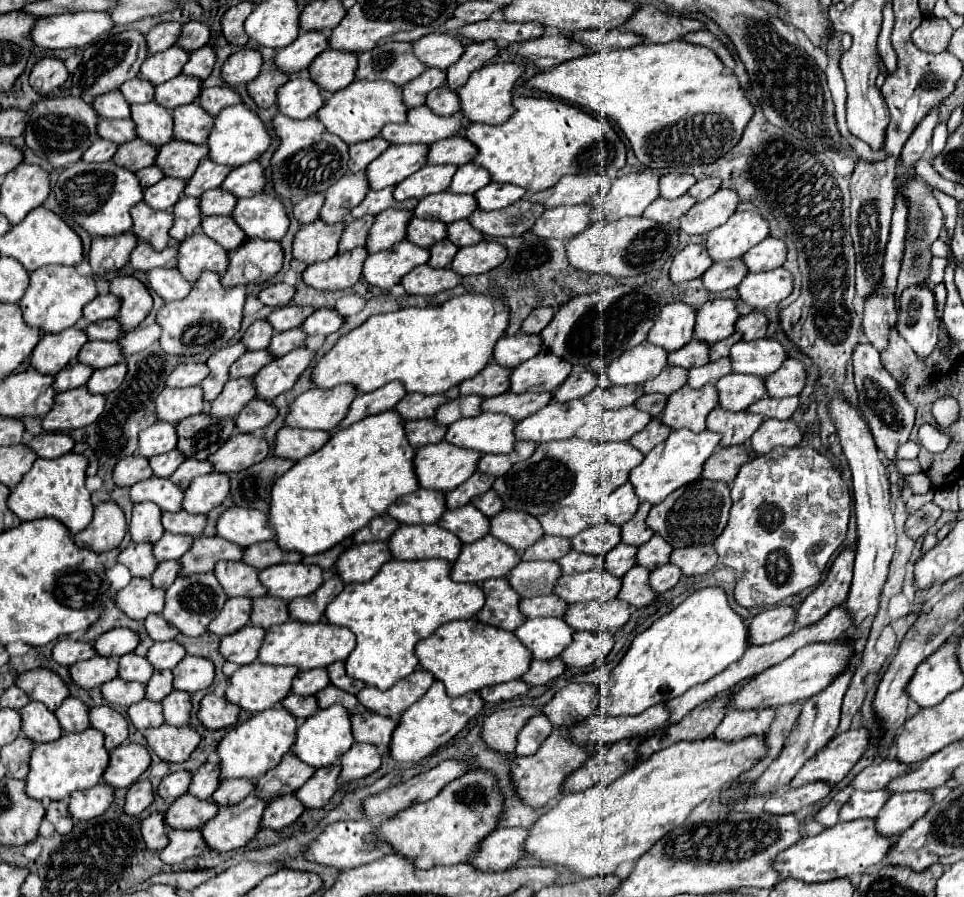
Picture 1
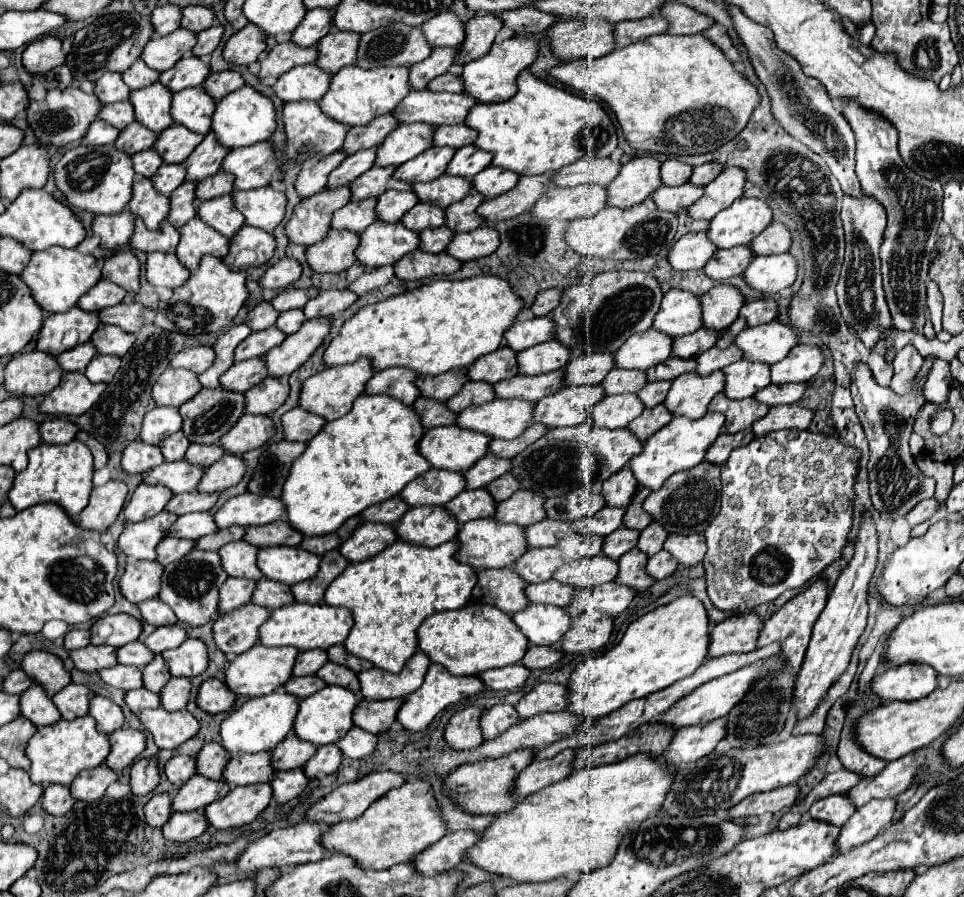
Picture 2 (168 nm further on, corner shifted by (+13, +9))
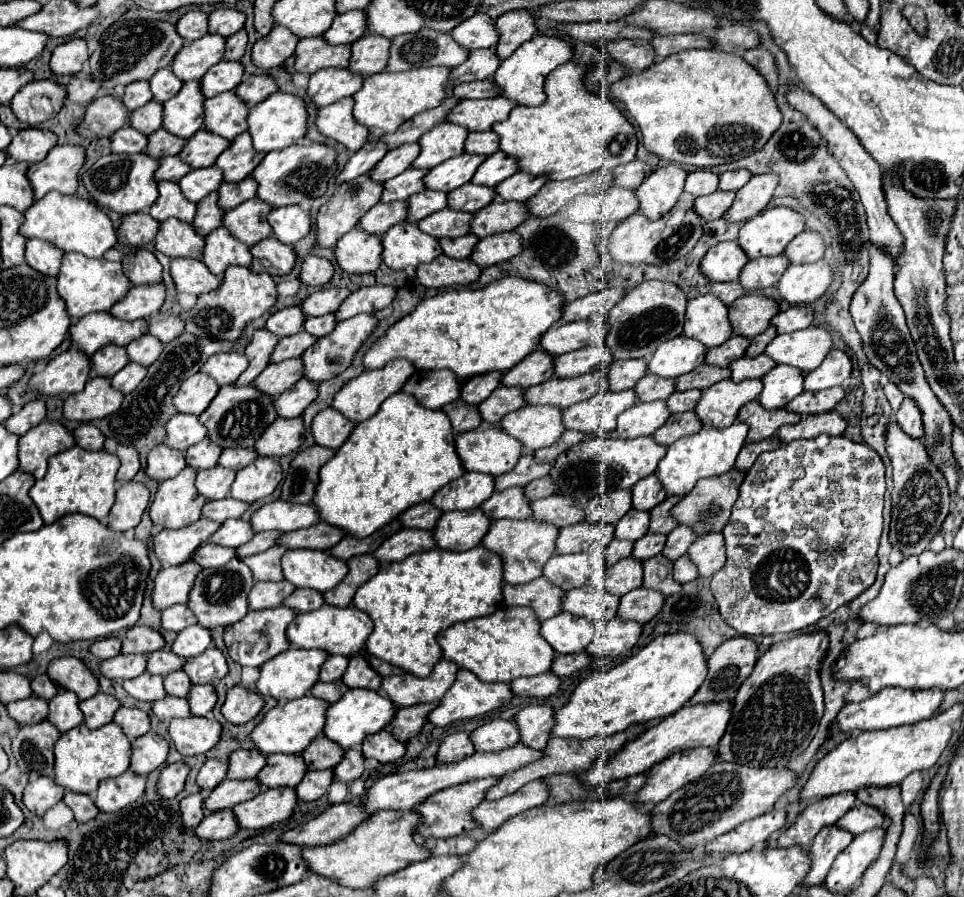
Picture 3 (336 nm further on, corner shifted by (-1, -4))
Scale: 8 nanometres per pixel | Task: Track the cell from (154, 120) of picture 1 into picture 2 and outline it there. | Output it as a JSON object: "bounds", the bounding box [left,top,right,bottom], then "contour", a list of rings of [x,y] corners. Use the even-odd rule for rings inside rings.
{"bounds":[130,82,174,134],"contour":[[[154,82],[144,90],[134,90],[130,94],[130,102],[136,110],[136,120],[146,128],[160,134],[174,124],[174,120],[170,118],[172,92],[166,90],[166,86],[162,86],[160,82]]]}

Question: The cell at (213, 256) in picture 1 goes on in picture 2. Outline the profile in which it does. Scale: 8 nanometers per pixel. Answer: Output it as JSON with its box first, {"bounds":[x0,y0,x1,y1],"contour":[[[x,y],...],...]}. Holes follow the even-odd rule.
{"bounds":[176,216,230,272],"contour":[[[196,216],[186,226],[180,228],[180,244],[176,248],[176,254],[182,260],[182,264],[186,264],[194,272],[202,256],[212,254],[224,258],[228,254],[228,248],[230,248],[230,240],[218,234],[212,226],[206,226]]]}

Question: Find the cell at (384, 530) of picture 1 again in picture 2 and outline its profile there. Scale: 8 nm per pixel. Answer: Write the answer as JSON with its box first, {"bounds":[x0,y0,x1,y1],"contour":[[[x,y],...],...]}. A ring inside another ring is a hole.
{"bounds":[362,496,408,524],"contour":[[[394,496],[386,502],[380,502],[378,506],[370,506],[370,510],[362,512],[362,518],[366,522],[384,522],[384,524],[396,524],[408,510],[406,502],[402,502],[400,496]]]}

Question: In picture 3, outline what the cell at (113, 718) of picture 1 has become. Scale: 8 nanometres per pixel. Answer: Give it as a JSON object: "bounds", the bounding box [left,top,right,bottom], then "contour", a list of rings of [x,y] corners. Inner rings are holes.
{"bounds":[114,707,150,739],"contour":[[[120,707],[114,715],[114,721],[122,727],[124,735],[128,739],[136,739],[136,737],[142,737],[144,733],[150,731],[150,719],[144,711],[140,709],[126,709],[126,707]]]}

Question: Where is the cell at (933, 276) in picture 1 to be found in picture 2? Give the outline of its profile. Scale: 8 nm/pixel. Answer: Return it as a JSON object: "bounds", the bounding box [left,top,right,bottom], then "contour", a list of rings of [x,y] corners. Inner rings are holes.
{"bounds":[926,281,943,334],"contour":[[[930,281],[926,284],[927,310],[936,334],[942,329],[943,297],[936,283]]]}

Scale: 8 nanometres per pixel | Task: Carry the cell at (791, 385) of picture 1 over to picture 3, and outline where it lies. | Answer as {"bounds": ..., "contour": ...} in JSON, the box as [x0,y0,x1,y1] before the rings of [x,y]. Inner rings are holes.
{"bounds":[804,349,852,391],"contour":[[[832,349],[818,369],[804,375],[804,391],[818,391],[842,385],[852,371],[852,361],[846,353]]]}

